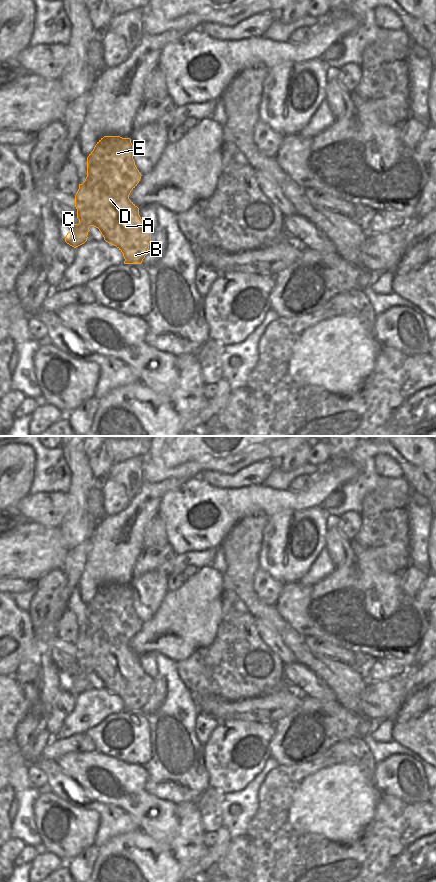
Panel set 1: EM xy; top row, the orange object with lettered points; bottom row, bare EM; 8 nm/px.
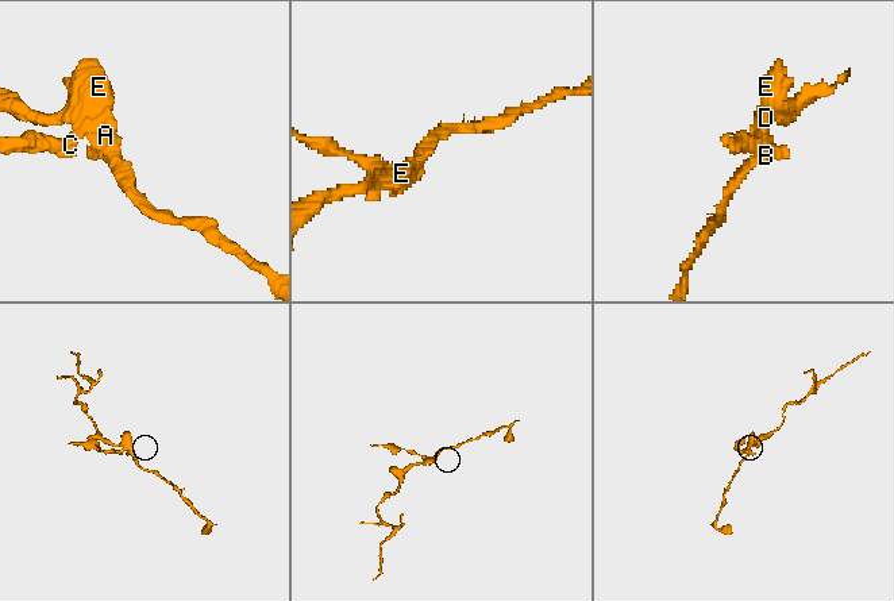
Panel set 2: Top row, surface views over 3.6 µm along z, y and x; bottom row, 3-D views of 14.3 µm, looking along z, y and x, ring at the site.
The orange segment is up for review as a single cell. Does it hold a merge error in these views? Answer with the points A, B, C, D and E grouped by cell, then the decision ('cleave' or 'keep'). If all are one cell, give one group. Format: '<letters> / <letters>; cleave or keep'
A B D E / C; cleave

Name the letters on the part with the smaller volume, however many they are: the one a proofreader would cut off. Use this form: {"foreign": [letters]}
{"foreign": ["C"]}

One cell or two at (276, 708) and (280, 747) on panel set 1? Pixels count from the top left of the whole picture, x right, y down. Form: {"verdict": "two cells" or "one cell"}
{"verdict": "two cells"}

